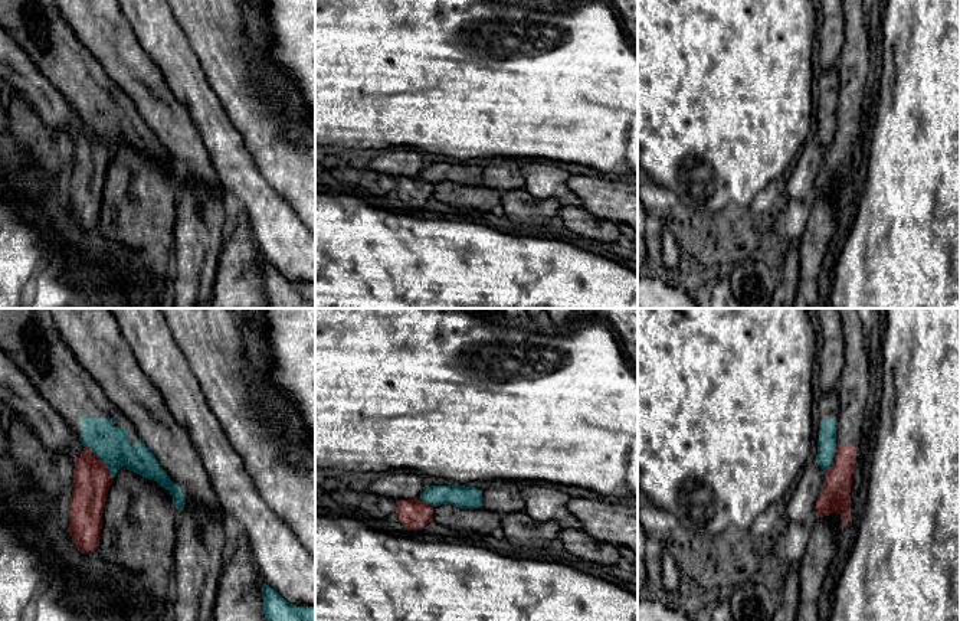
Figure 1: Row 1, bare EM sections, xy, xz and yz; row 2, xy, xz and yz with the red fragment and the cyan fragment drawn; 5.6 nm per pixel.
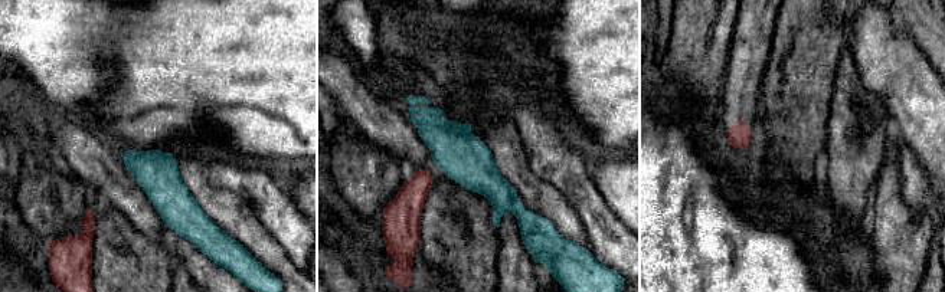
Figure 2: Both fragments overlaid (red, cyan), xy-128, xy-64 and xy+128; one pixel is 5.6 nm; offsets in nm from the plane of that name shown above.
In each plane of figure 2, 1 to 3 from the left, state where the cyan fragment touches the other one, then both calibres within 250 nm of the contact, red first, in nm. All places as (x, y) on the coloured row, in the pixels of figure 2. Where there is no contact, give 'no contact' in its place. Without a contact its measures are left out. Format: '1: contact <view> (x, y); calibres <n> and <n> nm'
1: no contact
2: no contact
3: no contact

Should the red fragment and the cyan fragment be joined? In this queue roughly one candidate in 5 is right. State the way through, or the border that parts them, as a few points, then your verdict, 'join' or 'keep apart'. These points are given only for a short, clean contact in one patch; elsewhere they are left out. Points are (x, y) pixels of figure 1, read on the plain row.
along xy (85, 123), (105, 143), (111, 154) | keep apart

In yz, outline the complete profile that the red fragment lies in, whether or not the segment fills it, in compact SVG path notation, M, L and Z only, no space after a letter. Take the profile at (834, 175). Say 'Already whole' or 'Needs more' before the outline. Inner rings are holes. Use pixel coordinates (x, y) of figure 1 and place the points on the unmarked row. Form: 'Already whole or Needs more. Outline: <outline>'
Already whole. Outline: M855 122L836 124L830 146L825 150L823 166L816 179L816 195L839 190L842 205L849 199L852 150L856 140Z

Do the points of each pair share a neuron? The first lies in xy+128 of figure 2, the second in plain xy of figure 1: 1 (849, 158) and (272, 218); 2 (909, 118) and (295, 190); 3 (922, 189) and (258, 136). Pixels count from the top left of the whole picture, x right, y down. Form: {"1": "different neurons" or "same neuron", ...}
{"1": "different neurons", "2": "same neuron", "3": "different neurons"}

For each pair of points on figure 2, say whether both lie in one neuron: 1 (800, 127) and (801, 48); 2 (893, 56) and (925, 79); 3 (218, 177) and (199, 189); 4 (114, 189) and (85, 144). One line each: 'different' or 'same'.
1: same
2: same
3: different
4: same

